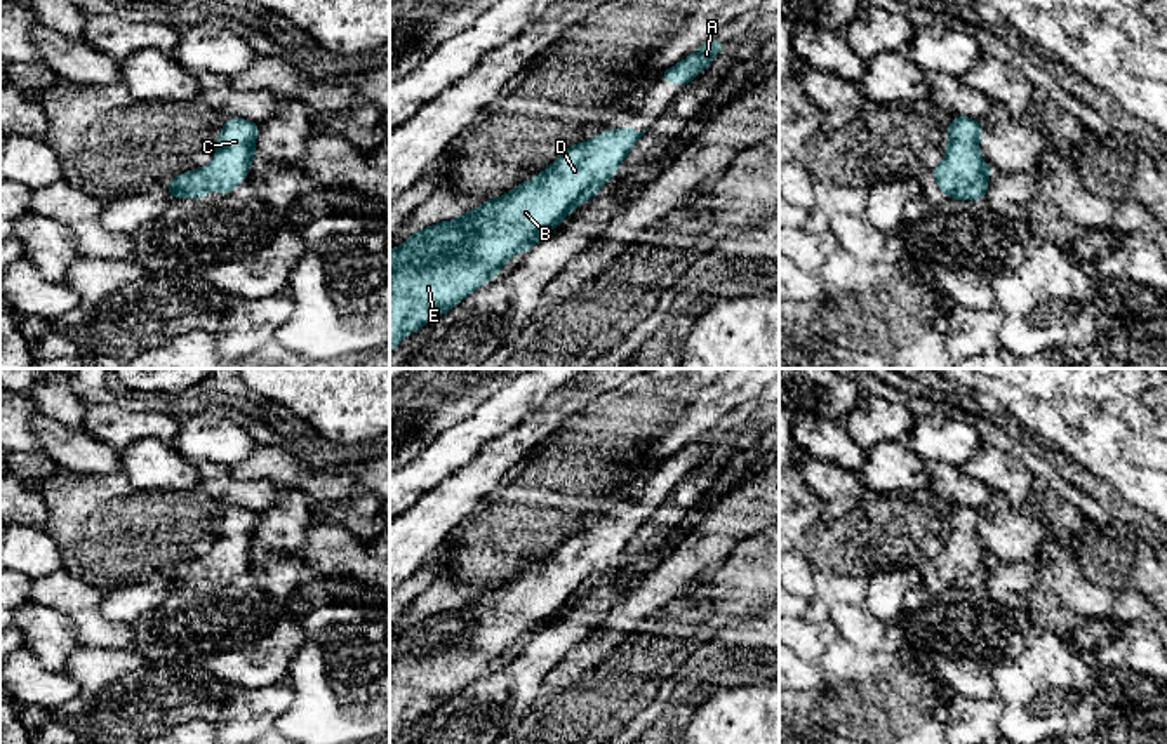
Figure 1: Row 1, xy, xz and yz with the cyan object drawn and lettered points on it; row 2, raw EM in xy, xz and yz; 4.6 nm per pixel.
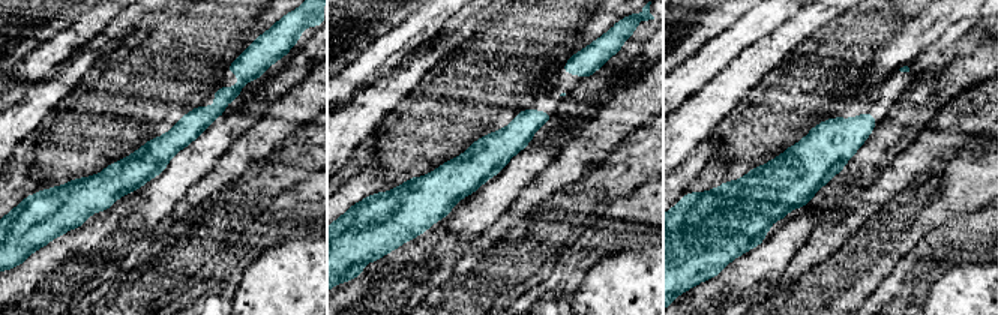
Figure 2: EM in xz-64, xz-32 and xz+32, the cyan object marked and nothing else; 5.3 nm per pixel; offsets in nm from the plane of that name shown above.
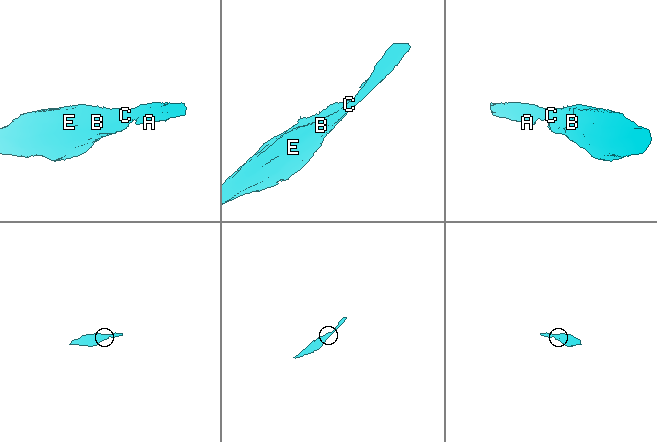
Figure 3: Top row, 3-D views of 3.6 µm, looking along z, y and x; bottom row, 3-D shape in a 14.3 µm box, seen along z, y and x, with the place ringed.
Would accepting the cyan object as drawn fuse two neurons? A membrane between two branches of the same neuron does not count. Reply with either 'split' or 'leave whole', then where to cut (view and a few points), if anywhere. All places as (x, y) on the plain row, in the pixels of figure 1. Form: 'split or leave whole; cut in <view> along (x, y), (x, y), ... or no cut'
leave whole; no cut

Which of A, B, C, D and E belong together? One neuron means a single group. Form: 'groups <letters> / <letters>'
groups A B C D E

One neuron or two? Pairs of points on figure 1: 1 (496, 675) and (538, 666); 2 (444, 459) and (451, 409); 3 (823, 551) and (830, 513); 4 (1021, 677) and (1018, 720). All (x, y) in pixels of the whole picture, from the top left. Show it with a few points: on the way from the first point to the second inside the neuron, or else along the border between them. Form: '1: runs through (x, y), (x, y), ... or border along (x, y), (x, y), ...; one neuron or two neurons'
1: runs through (506, 675), (524, 675), (527, 671); one neuron
2: border along (480, 405), (461, 421), (446, 428), (416, 456); two neurons
3: runs through (828, 543), (830, 522); one neuron
4: runs through (1021, 687), (1018, 710); one neuron

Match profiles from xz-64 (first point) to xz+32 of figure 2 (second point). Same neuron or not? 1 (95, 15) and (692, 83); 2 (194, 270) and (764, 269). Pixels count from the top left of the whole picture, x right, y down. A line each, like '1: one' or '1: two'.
1: one
2: two

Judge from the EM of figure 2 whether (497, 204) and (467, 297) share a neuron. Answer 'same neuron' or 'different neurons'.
different neurons

